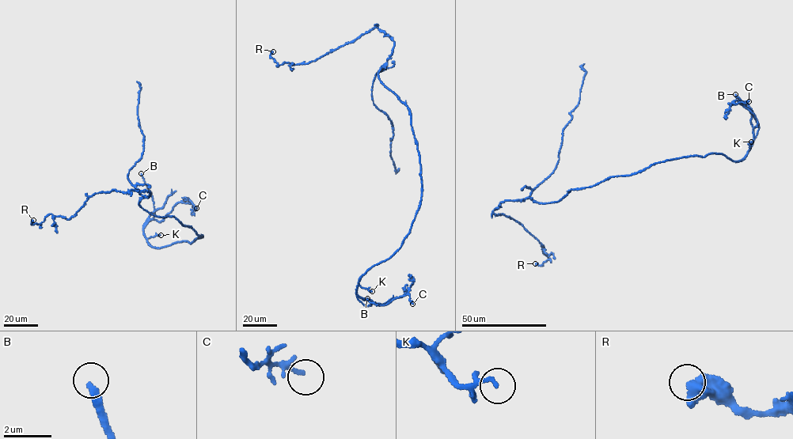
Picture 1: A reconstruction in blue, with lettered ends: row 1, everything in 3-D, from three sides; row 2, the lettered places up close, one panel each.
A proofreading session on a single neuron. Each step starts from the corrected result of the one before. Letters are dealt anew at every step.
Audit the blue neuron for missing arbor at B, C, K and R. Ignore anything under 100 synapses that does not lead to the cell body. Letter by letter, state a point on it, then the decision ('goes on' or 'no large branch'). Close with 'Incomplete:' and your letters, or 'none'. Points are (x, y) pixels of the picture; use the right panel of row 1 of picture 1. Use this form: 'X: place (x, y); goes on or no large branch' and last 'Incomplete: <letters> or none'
B: place (735, 94); goes on
C: place (749, 101); no large branch
K: place (751, 141); no large branch
R: place (535, 263); no large branch
Incomplete: B

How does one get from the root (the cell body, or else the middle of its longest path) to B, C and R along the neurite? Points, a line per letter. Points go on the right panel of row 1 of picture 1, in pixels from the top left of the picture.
B: (605, 179), (683, 157), (713, 153), (741, 160), (759, 127), (735, 94)
C: (605, 179), (683, 157), (713, 153), (741, 160), (751, 147), (756, 126), (755, 115), (739, 103), (749, 101)
R: (605, 179), (571, 189), (556, 202), (504, 200), (493, 210), (521, 224), (543, 245), (548, 259), (535, 263)

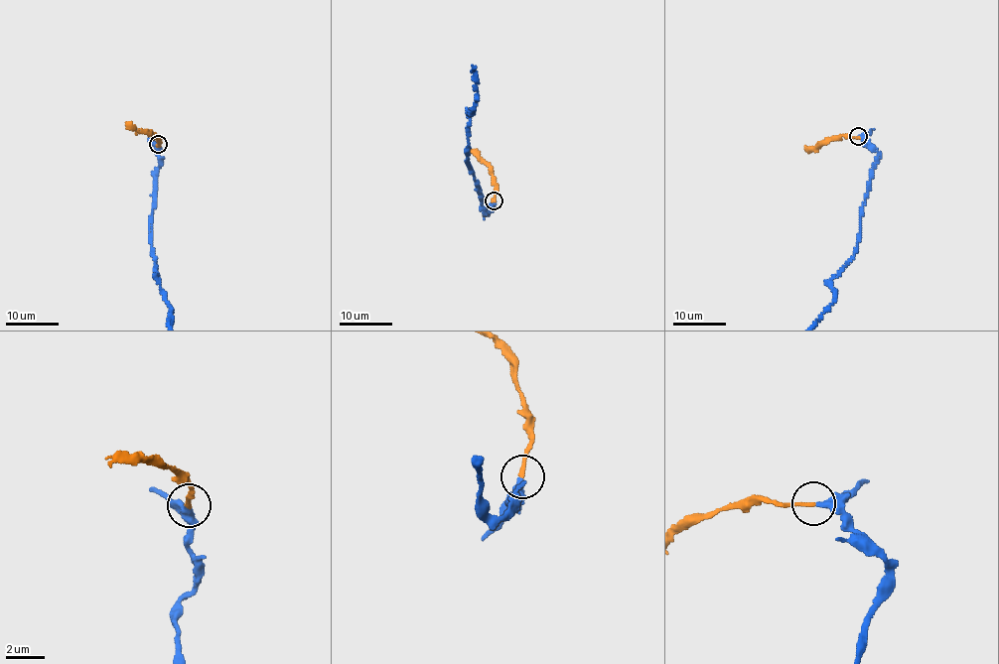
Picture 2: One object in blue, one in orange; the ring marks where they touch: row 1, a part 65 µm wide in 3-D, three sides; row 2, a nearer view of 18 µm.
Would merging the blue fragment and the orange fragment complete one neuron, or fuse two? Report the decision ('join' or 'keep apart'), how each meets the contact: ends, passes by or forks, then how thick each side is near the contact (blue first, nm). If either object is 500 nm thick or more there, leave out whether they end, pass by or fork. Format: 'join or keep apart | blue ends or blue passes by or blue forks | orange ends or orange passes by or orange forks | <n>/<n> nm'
join | blue ends | orange ends | 360/240 nm

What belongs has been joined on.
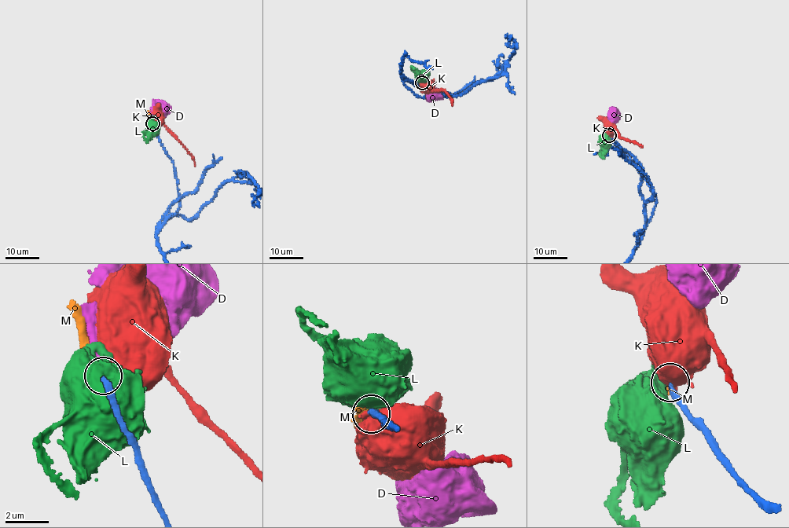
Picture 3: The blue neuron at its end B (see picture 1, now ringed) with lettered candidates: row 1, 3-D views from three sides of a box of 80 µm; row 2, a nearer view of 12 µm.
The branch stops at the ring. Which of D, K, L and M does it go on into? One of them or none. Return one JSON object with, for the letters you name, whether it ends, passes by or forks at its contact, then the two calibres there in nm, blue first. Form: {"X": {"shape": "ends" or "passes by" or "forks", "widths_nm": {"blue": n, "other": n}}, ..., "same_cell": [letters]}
{"D": {"shape": "ends", "widths_nm": {"blue": 280, "other": 280}}, "same_cell": ["D"]}

